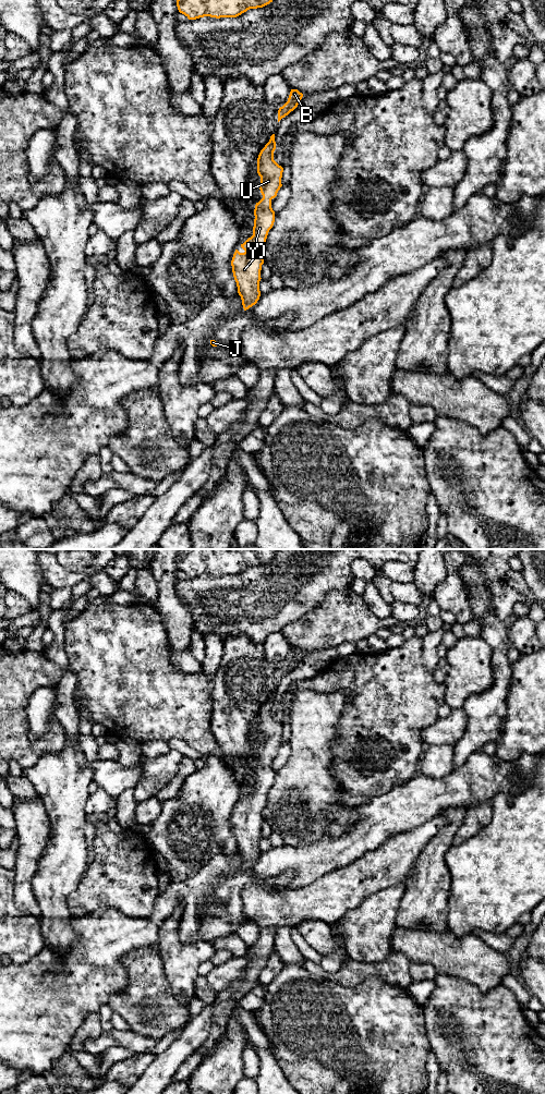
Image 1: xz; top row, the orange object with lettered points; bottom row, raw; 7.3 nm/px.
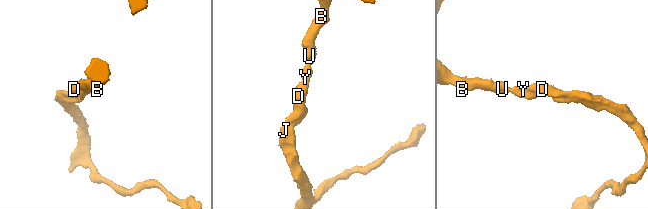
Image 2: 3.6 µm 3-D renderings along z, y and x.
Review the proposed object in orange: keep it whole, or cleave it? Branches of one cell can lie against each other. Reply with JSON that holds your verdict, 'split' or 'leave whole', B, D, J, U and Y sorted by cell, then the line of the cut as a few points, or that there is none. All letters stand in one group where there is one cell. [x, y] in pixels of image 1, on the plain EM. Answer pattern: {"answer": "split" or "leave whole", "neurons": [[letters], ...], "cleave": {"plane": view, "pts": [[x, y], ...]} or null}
{"answer": "leave whole", "neurons": [["B", "D", "J", "U", "Y"]], "cleave": null}

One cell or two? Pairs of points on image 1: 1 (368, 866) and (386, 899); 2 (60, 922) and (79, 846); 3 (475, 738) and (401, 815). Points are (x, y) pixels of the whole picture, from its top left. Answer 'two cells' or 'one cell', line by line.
1: two cells
2: one cell
3: two cells

